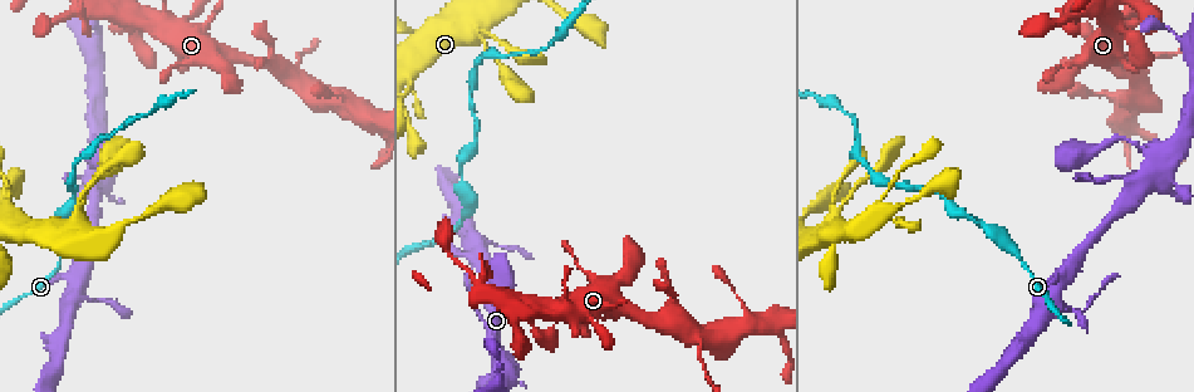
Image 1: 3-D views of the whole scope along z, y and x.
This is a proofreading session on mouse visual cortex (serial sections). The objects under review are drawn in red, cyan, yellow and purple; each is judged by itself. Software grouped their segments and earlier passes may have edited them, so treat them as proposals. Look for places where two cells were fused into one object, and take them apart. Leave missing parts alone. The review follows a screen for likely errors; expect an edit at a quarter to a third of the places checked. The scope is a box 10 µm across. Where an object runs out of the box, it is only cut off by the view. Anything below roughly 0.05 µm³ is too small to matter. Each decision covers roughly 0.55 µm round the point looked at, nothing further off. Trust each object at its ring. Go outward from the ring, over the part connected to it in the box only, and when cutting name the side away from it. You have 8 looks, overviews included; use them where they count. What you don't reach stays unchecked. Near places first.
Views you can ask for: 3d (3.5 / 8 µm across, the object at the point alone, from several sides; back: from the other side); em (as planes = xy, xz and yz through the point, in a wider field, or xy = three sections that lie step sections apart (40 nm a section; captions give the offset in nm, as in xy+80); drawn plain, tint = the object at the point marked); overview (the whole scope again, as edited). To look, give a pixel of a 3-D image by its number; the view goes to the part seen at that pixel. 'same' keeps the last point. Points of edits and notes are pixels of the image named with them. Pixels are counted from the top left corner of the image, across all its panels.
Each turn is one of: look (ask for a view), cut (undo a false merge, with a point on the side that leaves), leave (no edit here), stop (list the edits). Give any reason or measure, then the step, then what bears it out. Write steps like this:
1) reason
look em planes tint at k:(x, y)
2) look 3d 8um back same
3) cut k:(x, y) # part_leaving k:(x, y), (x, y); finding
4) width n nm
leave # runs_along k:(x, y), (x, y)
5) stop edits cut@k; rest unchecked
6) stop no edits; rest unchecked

look 3d 8um at 1:(82, 208)

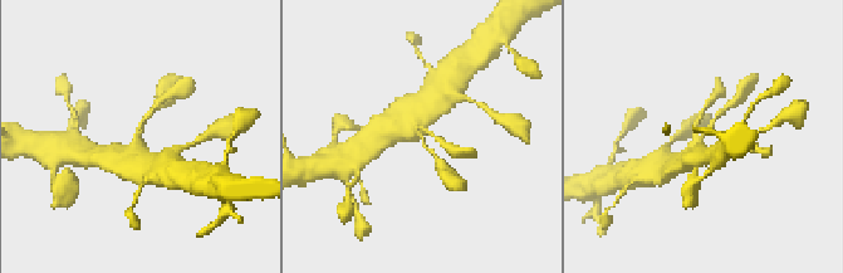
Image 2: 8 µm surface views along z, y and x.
closer look
look 3d 3.5um back same

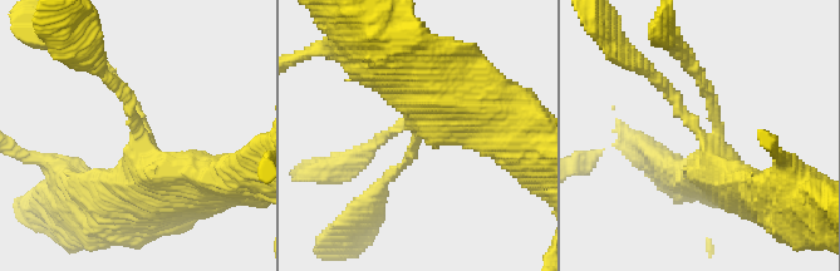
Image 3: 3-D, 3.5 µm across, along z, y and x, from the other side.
arms 3; arm_widths 150, 150, 500 nm; need the tissue
look em xy step 5 tint at 3:(144, 138)

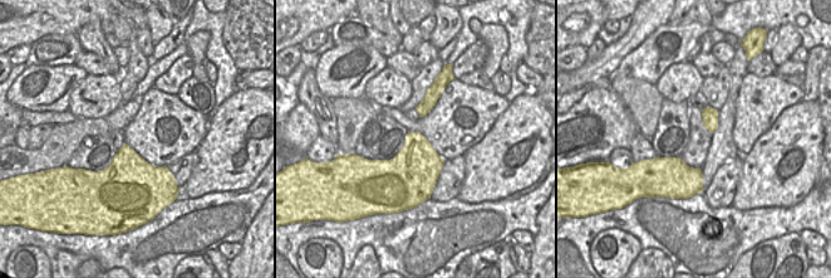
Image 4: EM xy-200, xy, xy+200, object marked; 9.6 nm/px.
leave # all the same cell

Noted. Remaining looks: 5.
four or more arms meet
look 3d 3.5um at 1:(1156, 161)

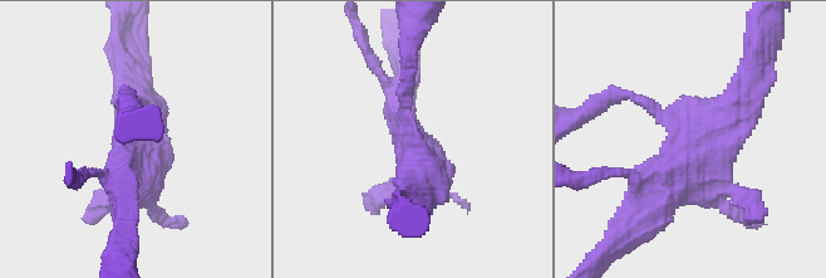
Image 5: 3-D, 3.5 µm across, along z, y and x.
shape alone is not enough
look em xy step 1 tint at 5:(687, 143)

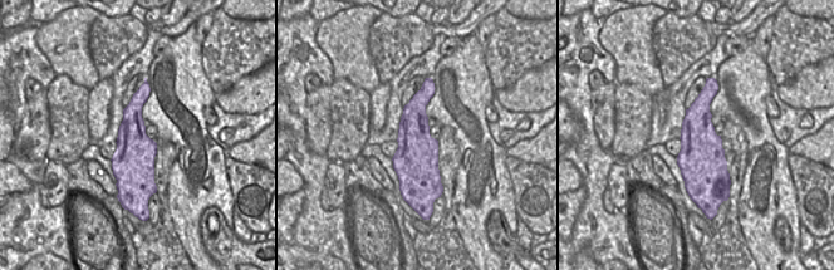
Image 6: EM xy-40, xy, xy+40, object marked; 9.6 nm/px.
leave # runs_along 5:(632, 94), (689, 133), (642, 219); continuous, no second cell

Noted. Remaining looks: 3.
thick turns thin
look 3d 3.5um at 1:(299, 57)

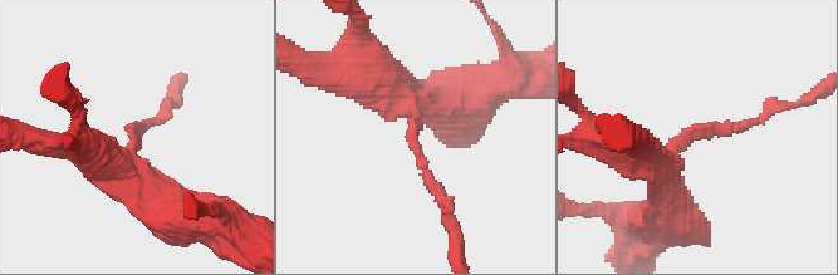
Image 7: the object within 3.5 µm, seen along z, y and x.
leave # one cell here

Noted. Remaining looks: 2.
stop no edits; rest unchecked

